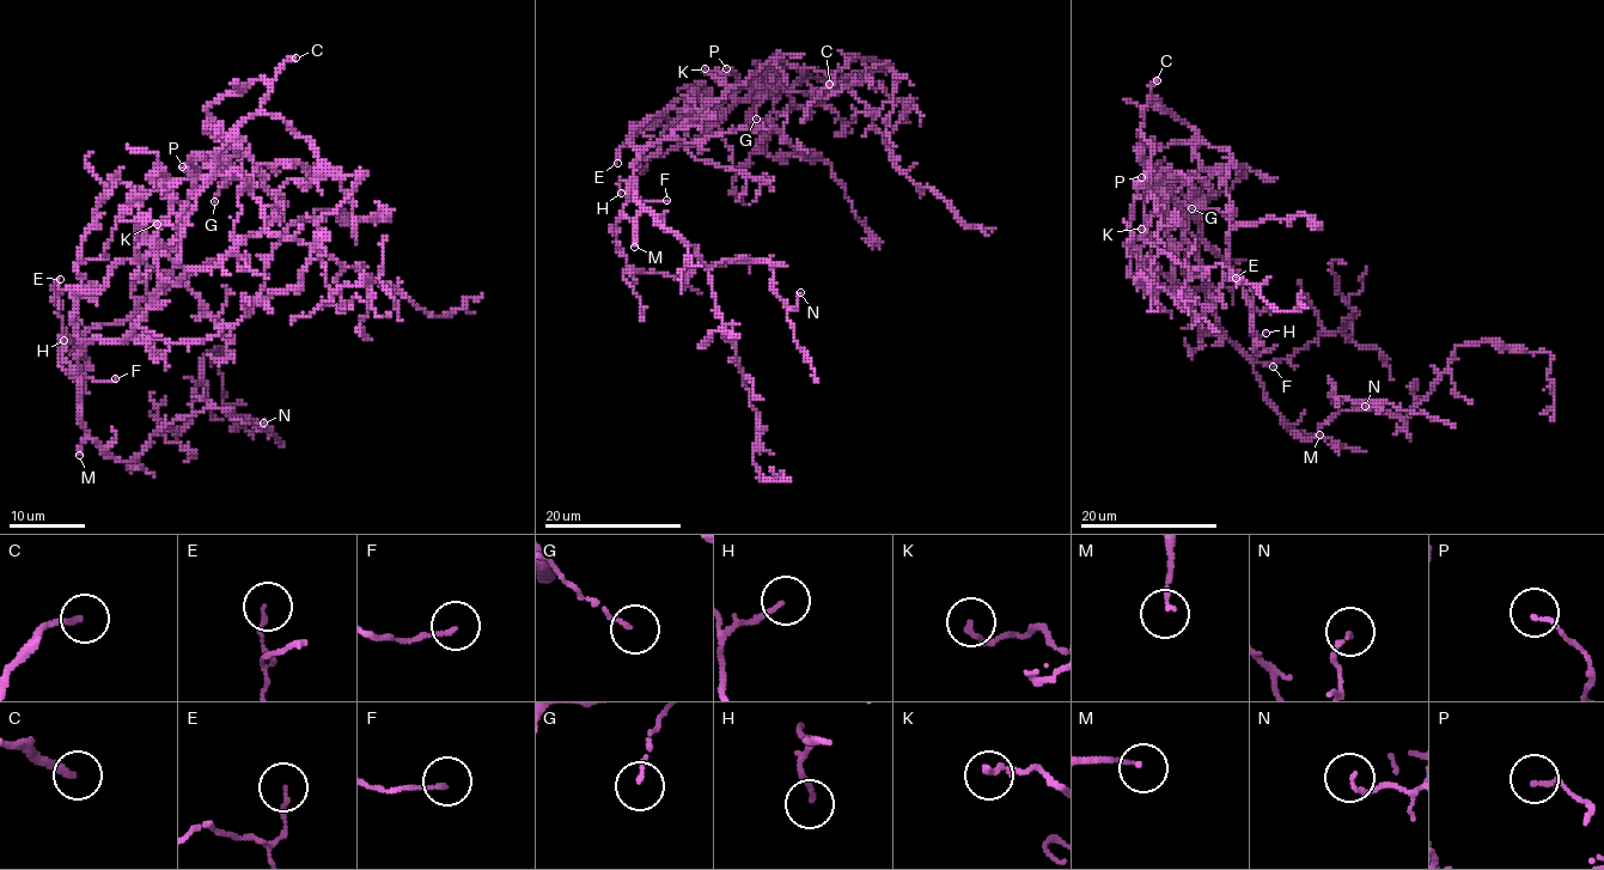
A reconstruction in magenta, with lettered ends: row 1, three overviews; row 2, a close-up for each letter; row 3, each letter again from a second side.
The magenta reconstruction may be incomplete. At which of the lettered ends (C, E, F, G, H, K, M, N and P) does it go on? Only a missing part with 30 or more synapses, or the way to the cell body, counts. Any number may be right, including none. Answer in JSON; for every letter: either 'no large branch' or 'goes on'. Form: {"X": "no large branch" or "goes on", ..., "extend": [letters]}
{"C": "goes on", "E": "no large branch", "F": "no large branch", "G": "no large branch", "H": "no large branch", "K": "no large branch", "M": "goes on", "N": "no large branch", "P": "no large branch", "extend": ["C", "M"]}

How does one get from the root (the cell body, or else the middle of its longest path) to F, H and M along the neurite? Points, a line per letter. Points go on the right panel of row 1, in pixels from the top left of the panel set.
F: (1206, 333), (1221, 333), (1252, 360), (1272, 364), (1275, 370), (1273, 366)
H: (1206, 333), (1221, 333), (1252, 360), (1256, 358), (1252, 342), (1266, 333)
M: (1206, 333), (1221, 333), (1240, 350), (1252, 364), (1264, 397), (1297, 433), (1319, 434)

